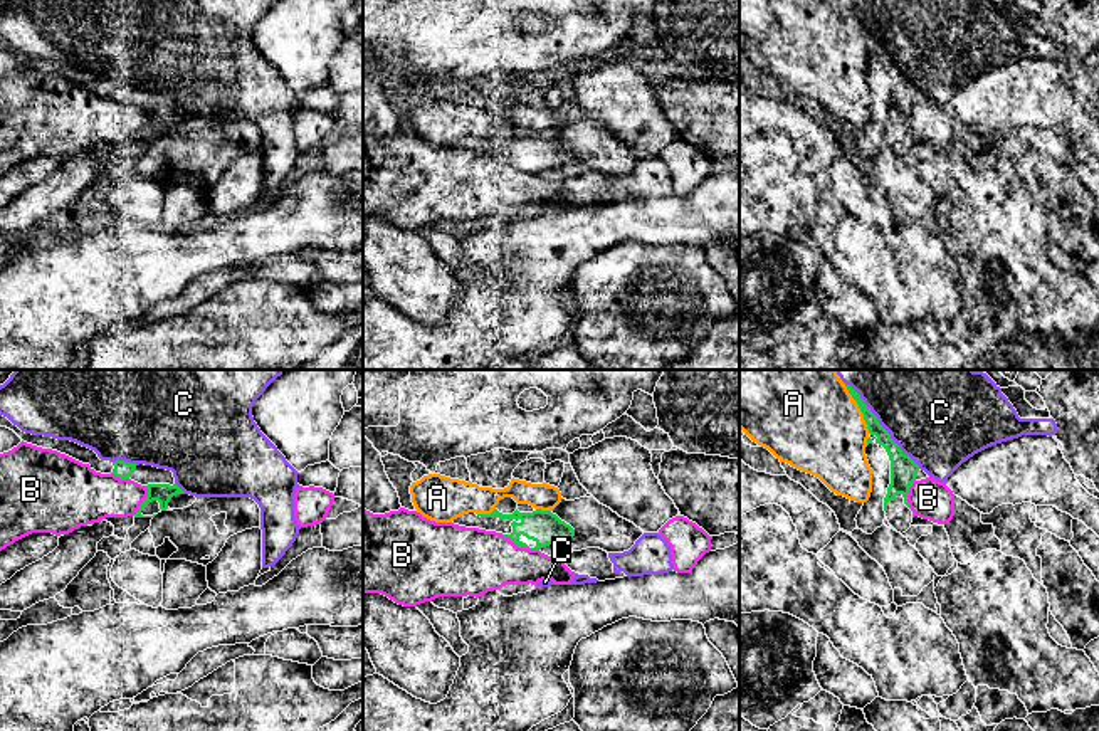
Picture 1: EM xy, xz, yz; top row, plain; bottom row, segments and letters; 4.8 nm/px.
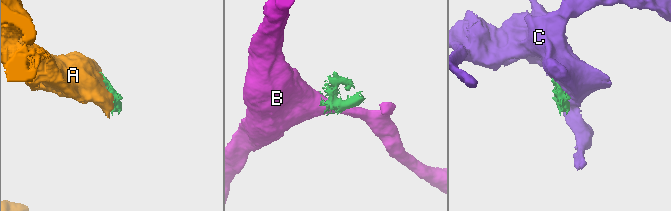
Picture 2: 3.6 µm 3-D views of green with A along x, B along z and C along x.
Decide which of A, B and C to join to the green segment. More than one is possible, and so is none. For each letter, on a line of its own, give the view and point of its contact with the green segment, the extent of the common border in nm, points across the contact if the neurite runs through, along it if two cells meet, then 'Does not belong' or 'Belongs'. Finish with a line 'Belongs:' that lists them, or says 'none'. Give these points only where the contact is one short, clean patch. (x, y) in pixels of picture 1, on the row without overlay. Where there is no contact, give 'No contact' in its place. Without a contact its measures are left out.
A: Touches green at yz (859, 31). Shared border 260 nm. Does not belong
B: Touches green at xz (521, 170). Shared border 190 nm. Does not belong
C: Touches green at yz (881, 49). Shared border 550 nm. Does not belong
Belongs: none

